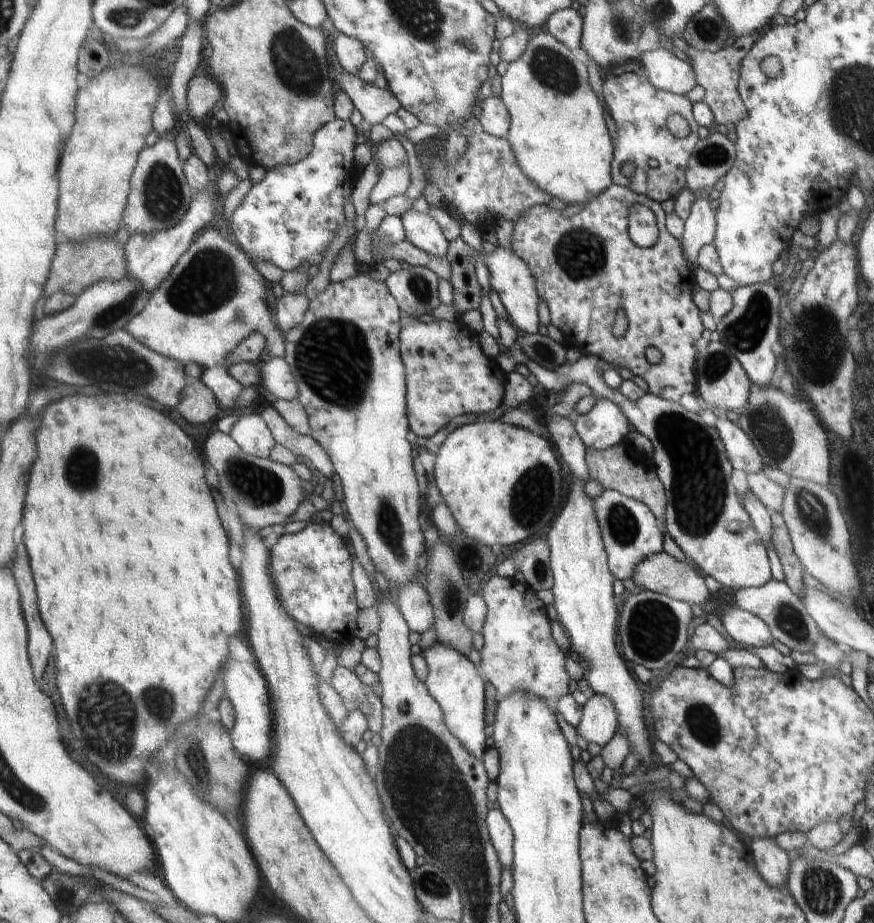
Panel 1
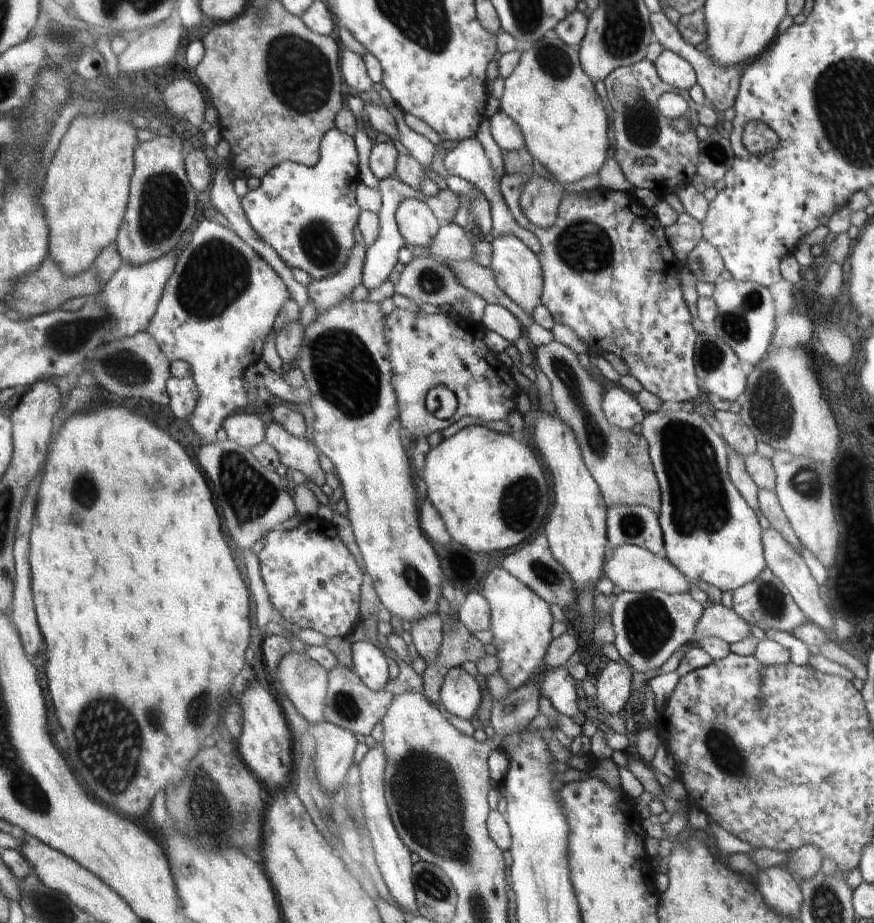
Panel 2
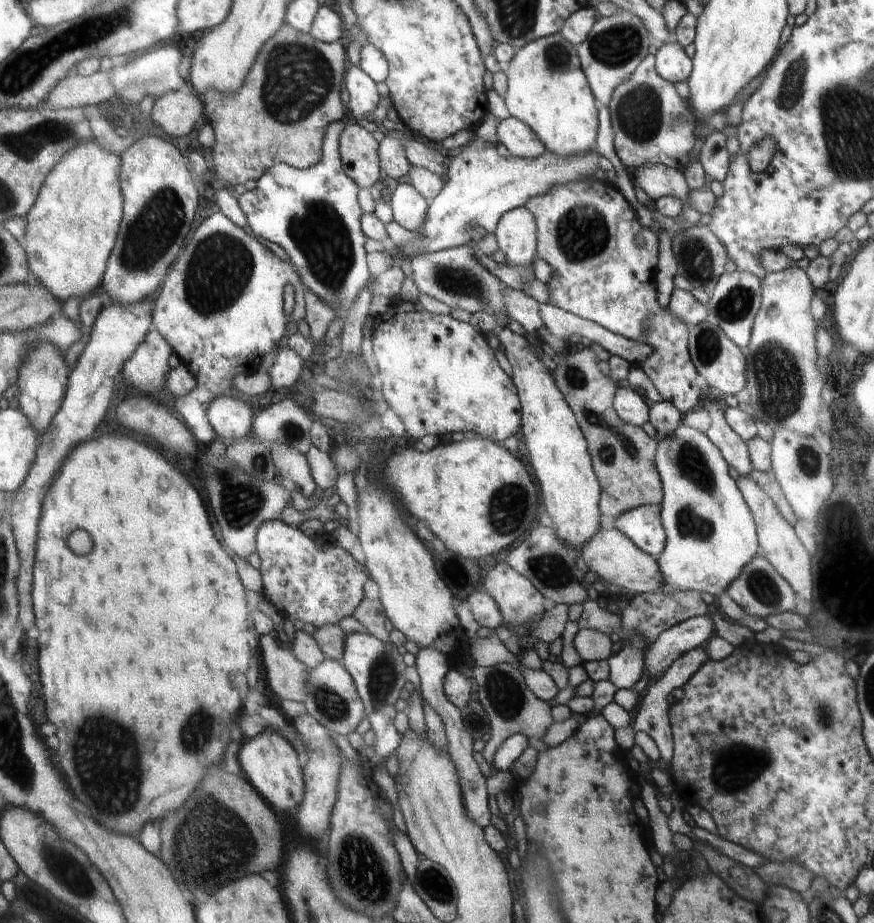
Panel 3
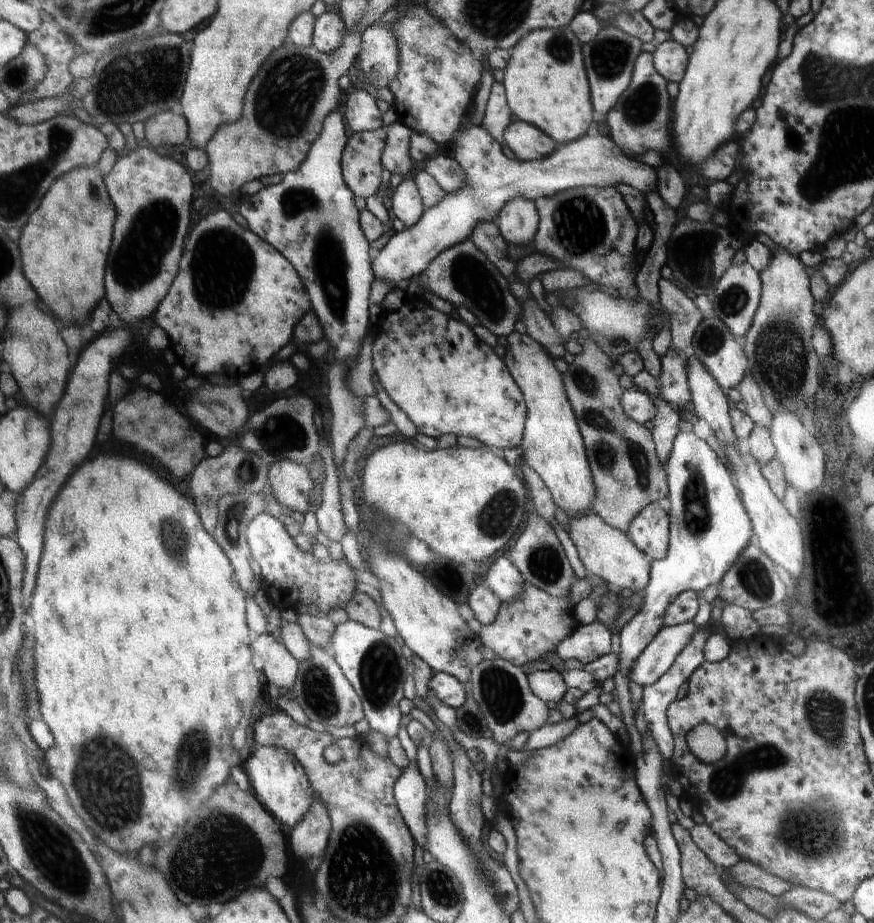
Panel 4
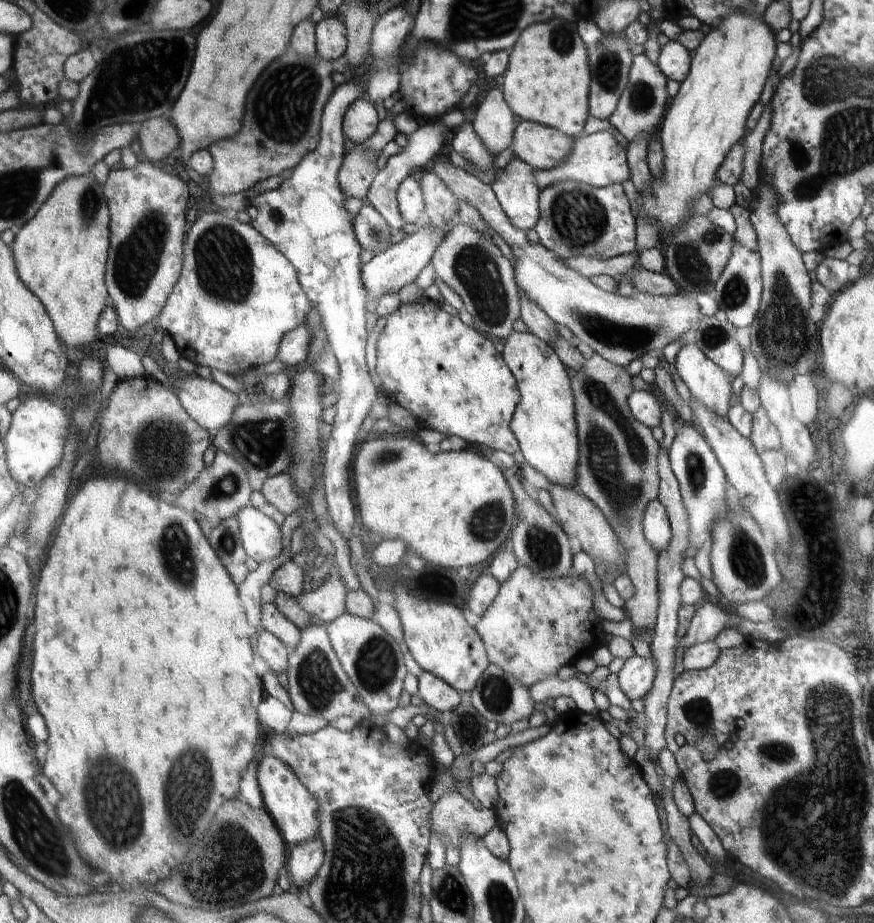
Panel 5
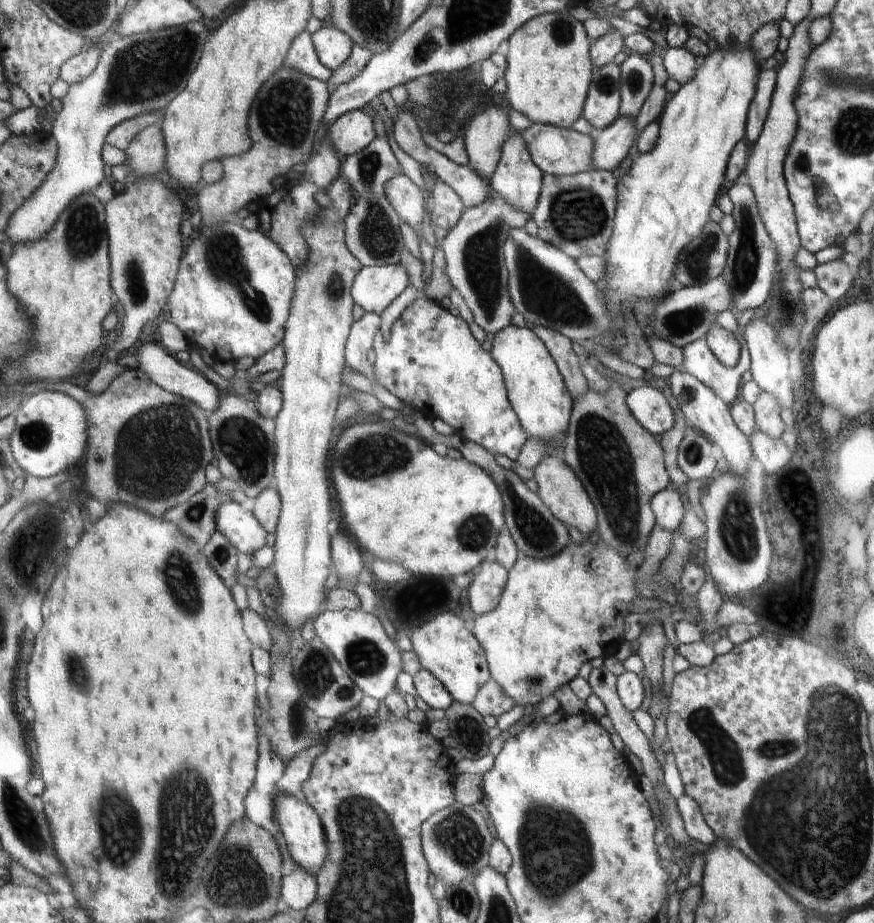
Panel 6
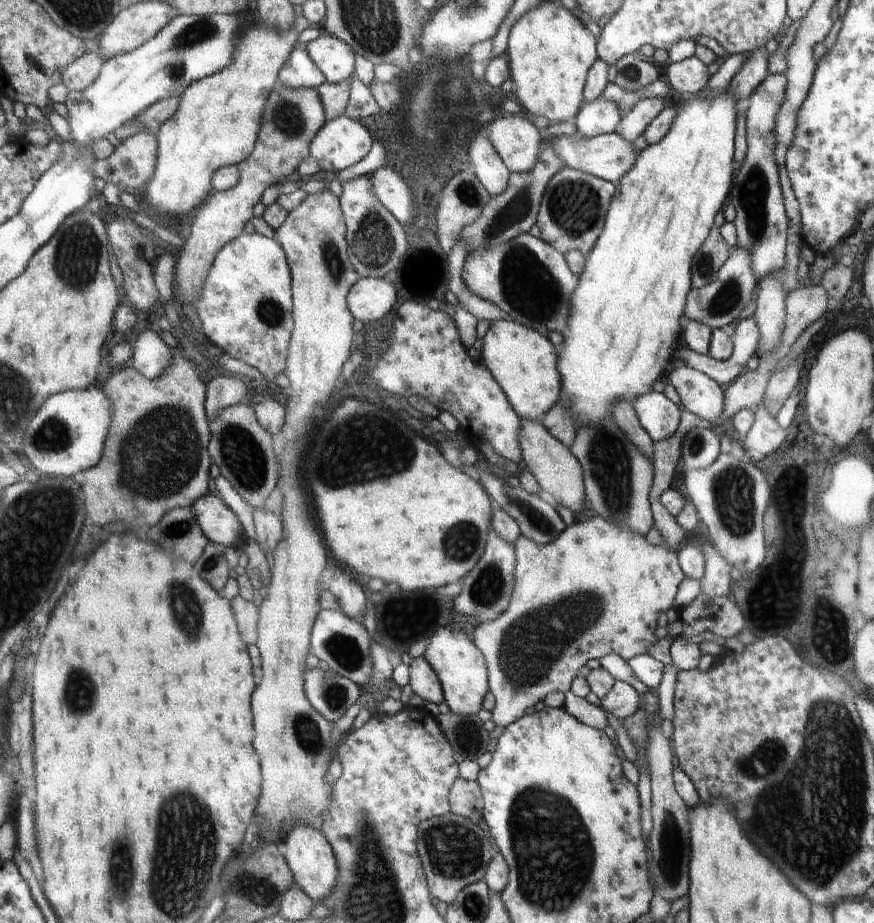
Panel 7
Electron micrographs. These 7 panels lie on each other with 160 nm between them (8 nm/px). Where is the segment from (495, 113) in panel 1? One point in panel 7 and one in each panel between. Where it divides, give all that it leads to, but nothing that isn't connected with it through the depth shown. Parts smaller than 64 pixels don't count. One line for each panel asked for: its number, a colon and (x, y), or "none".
2: (508, 135)
3: (520, 140)
4: (528, 142)
5: (542, 147)
6: (557, 150)
7: (608, 156)

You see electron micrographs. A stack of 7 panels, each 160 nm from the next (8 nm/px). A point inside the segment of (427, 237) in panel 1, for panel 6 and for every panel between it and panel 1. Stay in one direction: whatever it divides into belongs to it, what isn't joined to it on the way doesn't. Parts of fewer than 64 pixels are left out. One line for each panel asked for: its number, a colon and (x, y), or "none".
2: (418, 224)
3: (409, 207)
4: (408, 206)
5: (411, 202)
6: (406, 199)

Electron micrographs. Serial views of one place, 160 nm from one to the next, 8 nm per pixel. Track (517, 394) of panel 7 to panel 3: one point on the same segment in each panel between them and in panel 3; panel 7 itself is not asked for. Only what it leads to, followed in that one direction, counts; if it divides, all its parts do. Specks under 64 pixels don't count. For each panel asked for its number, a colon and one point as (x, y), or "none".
3: (559, 454)
4: (552, 445)
5: (544, 423)
6: (536, 387)

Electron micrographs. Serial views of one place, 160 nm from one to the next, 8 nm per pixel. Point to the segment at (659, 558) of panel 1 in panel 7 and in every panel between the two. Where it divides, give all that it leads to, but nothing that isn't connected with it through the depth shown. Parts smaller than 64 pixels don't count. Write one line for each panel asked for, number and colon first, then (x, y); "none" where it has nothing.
2: (630, 567)
3: (610, 553)
4: (610, 553)
5: (587, 528)
6: (560, 488)
7: (558, 472)

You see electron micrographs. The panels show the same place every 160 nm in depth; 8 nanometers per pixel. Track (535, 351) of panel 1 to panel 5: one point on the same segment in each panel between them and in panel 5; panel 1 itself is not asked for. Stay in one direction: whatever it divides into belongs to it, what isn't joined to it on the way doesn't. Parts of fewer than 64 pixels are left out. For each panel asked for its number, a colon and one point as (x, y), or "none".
2: (618, 459)
3: (623, 456)
4: (628, 476)
5: (618, 461)

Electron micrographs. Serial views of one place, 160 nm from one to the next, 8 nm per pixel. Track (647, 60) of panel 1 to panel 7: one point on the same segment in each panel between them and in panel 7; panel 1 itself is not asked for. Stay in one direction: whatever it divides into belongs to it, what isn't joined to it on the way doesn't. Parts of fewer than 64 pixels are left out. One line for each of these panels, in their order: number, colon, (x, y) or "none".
2: (673, 69)
3: (672, 63)
4: (670, 58)
5: (675, 62)
6: (680, 64)
7: (688, 77)

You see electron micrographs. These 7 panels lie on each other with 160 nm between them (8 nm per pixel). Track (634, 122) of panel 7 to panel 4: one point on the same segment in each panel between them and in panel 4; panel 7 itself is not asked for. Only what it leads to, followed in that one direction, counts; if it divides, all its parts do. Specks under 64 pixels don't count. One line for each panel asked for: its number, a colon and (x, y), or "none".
4: (491, 179)
5: (598, 160)
6: (612, 145)

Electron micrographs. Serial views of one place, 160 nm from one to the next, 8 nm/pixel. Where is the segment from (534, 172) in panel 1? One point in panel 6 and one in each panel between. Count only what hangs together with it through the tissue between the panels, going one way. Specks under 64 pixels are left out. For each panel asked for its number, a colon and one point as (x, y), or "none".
2: (549, 96)
3: (546, 88)
4: (546, 86)
5: (547, 81)
6: (550, 70)

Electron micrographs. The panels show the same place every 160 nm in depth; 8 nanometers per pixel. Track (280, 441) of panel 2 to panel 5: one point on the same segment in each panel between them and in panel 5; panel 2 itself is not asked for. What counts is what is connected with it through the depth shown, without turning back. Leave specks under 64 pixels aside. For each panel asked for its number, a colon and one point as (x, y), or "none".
3: (291, 465)
4: (289, 483)
5: (278, 490)

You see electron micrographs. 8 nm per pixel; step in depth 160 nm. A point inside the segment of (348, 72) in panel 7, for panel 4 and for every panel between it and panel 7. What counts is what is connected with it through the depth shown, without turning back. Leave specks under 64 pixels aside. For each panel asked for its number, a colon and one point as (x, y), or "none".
4: (328, 31)
5: (330, 33)
6: (333, 47)

